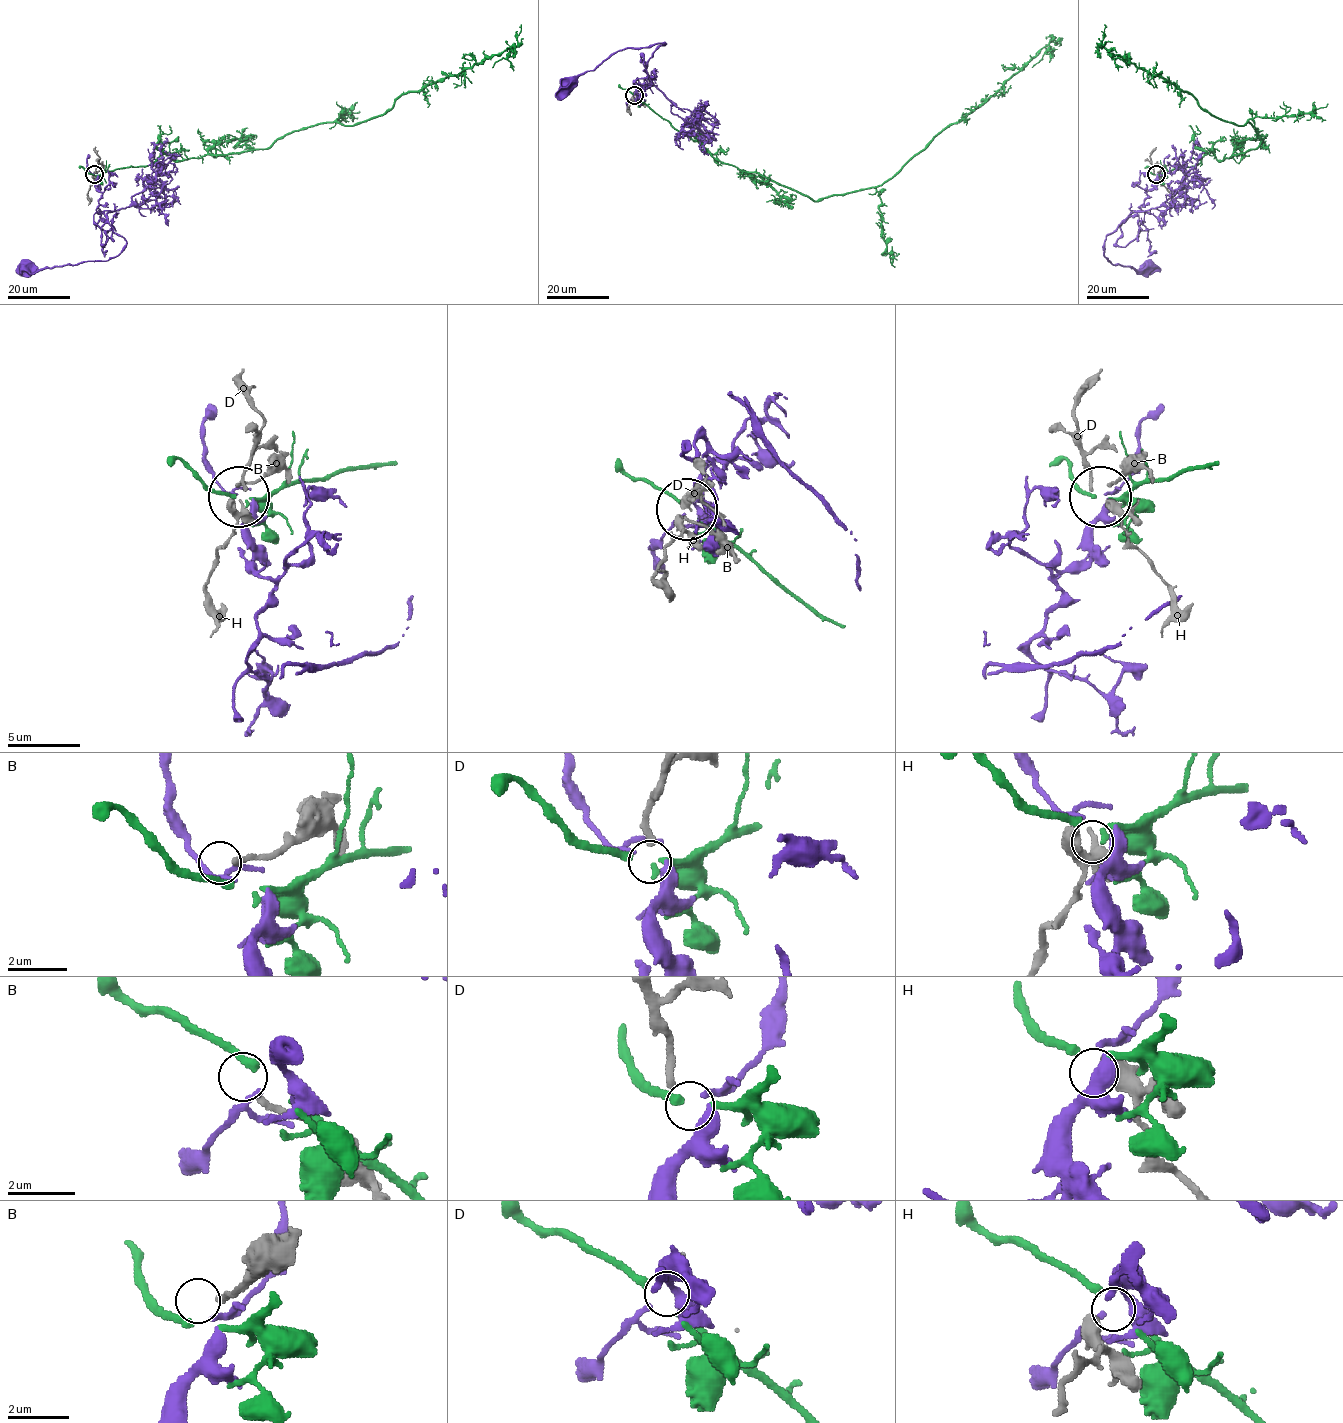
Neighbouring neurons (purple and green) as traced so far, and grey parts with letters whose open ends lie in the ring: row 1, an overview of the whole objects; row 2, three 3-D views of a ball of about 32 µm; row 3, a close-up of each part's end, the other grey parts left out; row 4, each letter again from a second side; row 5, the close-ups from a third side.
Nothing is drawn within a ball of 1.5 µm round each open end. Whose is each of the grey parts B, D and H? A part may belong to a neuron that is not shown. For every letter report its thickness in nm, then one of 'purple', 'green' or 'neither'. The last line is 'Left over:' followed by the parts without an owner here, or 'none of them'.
B: 180 nm thick; neither
D: 240 nm thick; purple
H: 440 nm thick; neither
Left over: B, H

